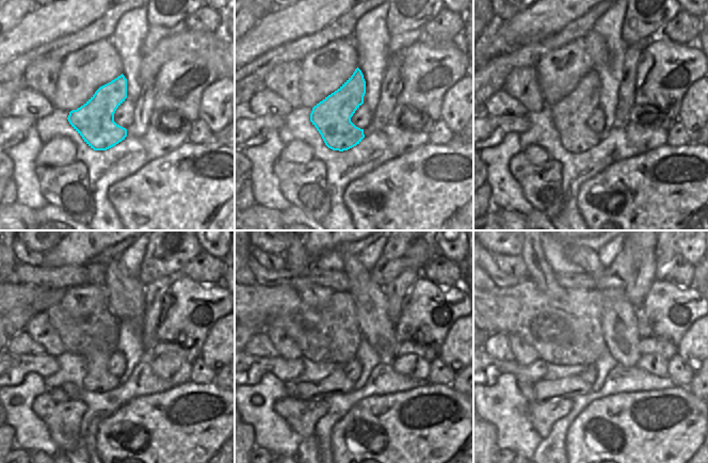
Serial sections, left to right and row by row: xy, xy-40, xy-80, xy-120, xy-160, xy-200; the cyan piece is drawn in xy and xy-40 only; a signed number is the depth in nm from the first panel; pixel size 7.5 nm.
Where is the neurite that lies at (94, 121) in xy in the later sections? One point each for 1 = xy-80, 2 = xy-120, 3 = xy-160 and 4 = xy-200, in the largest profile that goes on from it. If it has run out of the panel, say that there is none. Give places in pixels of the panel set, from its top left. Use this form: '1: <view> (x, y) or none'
1: xy-80 (569, 115)
2: xy-120 (98, 380)
3: xy-160 (336, 383)
4: xy-200 (567, 388)

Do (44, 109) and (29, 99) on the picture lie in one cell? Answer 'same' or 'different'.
same

